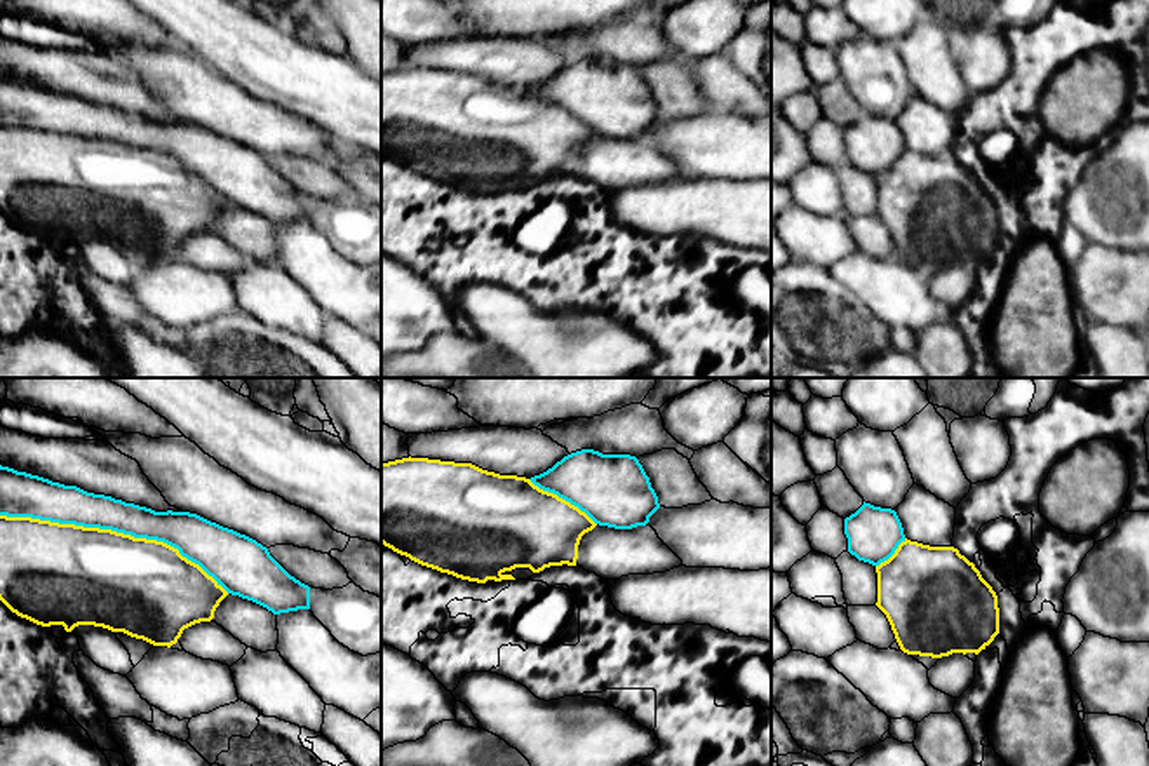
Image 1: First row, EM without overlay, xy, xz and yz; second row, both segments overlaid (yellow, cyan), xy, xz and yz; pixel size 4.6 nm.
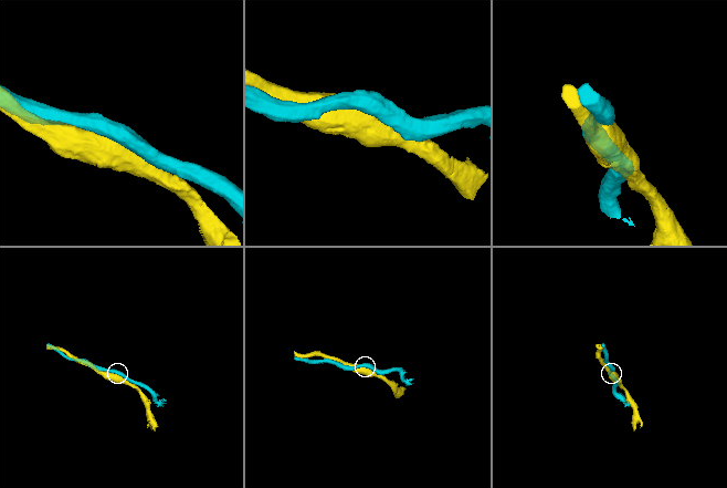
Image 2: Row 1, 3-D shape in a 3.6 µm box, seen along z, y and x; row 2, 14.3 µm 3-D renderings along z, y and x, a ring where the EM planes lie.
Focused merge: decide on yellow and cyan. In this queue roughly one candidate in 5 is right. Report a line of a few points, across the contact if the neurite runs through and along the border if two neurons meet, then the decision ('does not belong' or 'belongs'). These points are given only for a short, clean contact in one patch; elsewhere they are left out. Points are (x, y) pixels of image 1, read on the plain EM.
does not belong

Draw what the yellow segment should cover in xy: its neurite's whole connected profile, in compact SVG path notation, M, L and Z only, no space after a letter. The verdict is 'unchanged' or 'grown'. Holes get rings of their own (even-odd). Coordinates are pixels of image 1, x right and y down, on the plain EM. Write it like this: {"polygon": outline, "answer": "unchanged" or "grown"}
{"polygon": "M0 125L0 211L12 223L37 235L63 235L66 242L78 235L94 235L171 258L185 239L211 232L226 205L228 202L198 174L164 151L111 139Z", "answer": "unchanged"}

